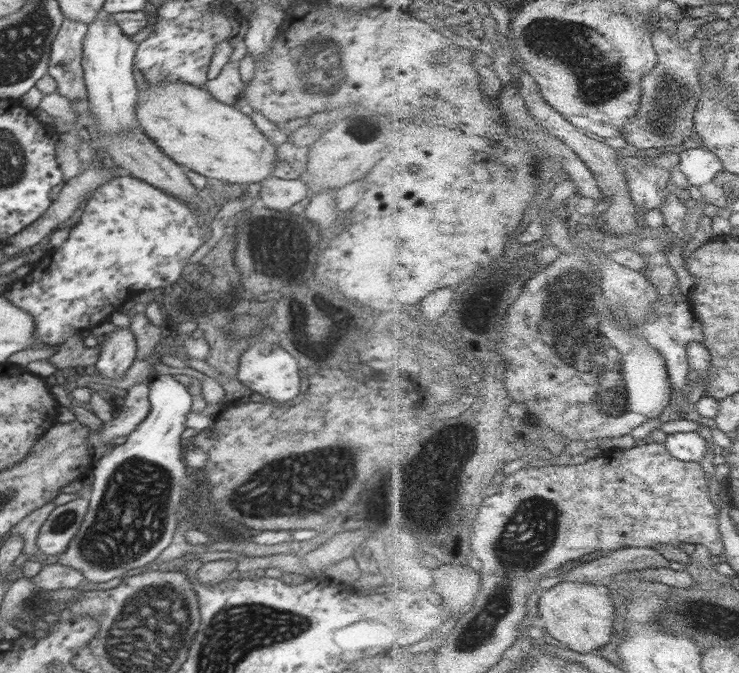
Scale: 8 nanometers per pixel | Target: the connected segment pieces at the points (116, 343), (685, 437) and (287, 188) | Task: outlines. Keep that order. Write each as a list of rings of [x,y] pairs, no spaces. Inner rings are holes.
[[[118,327],[99,344],[96,370],[104,378],[120,380],[136,359],[136,341],[128,327]]]
[[[698,431],[669,434],[666,443],[676,458],[688,462],[702,462],[710,446],[710,443]]]
[[[268,177],[261,182],[259,204],[268,209],[286,211],[308,196],[307,184],[300,179],[286,180]]]

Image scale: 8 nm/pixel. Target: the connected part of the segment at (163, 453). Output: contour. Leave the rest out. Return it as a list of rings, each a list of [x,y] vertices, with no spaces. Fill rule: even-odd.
[[[152,370],[150,379],[148,396],[151,409],[148,416],[128,435],[126,442],[114,446],[108,454],[94,462],[88,510],[81,528],[71,540],[66,552],[59,555],[60,564],[82,572],[85,582],[108,582],[137,573],[175,541],[179,526],[180,500],[186,482],[186,464],[185,457],[182,456],[180,436],[187,428],[192,395],[172,375],[156,375]]]

